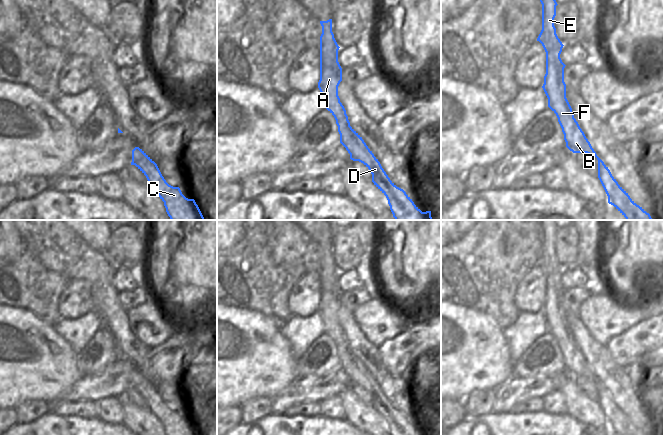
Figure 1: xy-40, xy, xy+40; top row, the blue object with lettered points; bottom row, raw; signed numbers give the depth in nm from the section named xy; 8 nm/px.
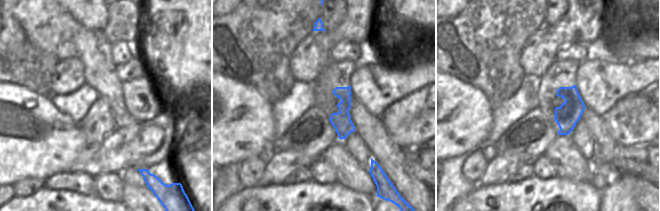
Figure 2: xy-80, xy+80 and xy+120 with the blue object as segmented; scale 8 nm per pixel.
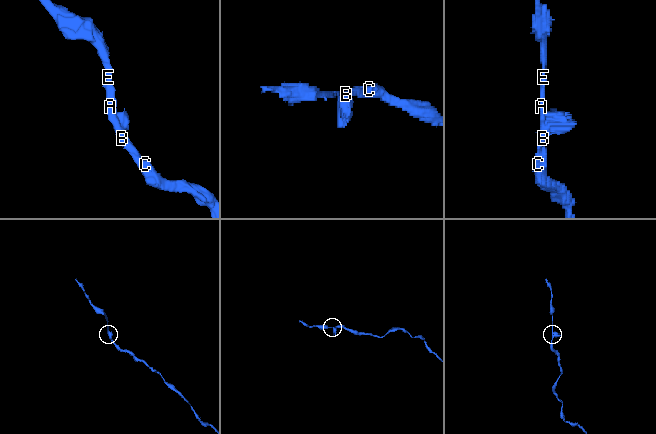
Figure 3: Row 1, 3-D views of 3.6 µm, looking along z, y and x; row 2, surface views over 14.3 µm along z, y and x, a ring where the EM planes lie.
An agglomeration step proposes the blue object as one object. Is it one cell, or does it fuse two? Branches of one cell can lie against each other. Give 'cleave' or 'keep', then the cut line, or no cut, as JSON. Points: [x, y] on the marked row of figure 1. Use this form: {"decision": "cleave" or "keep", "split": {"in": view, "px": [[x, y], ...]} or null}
{"decision": "keep", "split": null}

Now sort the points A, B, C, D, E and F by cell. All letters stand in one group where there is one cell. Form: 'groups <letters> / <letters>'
groups A B C D E F

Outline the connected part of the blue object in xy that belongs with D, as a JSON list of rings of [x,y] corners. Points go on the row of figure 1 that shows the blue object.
[[[332,19],[320,21],[322,34],[320,36],[320,80],[318,88],[324,98],[324,107],[334,116],[340,134],[340,143],[350,154],[350,159],[363,163],[372,174],[372,182],[386,196],[390,210],[395,220],[432,220],[431,211],[422,212],[406,194],[388,177],[378,159],[368,148],[362,137],[350,126],[346,110],[338,96],[338,86],[342,81],[342,68],[338,62],[339,46],[332,32]]]

